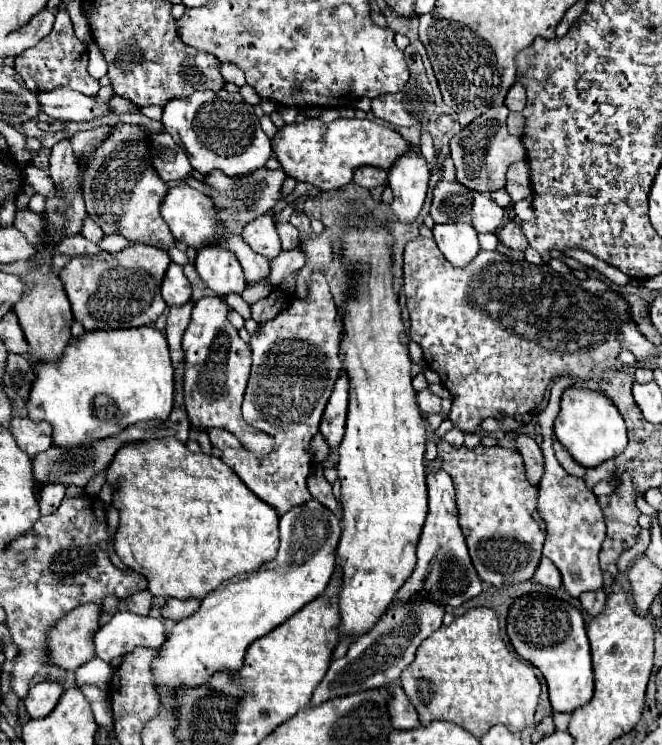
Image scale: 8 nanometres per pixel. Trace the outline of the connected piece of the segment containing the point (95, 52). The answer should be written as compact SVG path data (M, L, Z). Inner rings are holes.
M92 42L88 46L88 56L90 56L90 64L88 64L88 74L94 80L100 80L102 76L106 76L106 60L102 56L102 52L98 50L98 46Z

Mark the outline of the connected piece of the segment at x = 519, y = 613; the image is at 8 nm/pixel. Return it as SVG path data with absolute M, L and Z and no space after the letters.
M530 592L516 598L510 606L506 632L514 650L544 674L556 712L572 712L590 702L594 694L594 672L586 626L578 608L550 594Z

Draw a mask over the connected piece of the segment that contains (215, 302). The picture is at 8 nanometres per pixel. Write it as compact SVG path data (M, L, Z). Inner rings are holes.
M202 298L194 304L192 320L182 336L184 350L184 404L190 424L198 430L222 428L238 436L252 452L270 452L272 438L252 430L240 414L244 390L250 374L250 346L238 336L238 330L230 324L228 312L232 308L224 298Z

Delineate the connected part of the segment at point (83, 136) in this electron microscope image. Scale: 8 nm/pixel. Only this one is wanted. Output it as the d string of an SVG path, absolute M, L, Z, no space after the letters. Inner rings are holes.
M100 126L96 130L88 130L88 132L76 132L74 136L70 136L72 140L72 148L74 148L74 154L80 156L82 160L90 158L94 148L110 134L110 126Z

